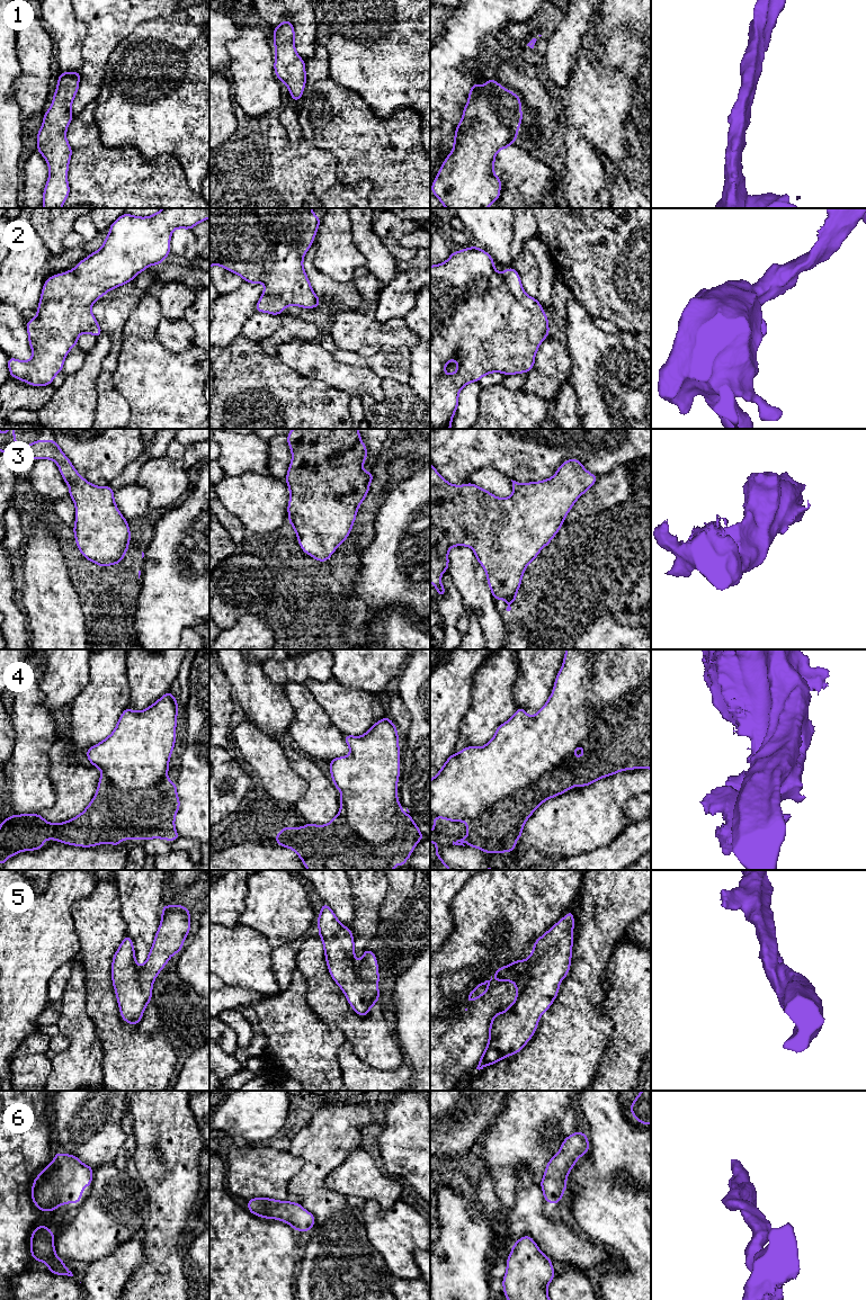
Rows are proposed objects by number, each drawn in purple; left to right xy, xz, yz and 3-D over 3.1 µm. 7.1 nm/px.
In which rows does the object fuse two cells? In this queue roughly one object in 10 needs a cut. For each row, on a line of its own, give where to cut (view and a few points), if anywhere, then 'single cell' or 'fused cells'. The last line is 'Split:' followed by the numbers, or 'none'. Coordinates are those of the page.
1: cut none; single cell
2: cut none; single cell
3: cut none; single cell
4: cut none; single cell
5: cut none; single cell
6: cut none; single cell
Split: none

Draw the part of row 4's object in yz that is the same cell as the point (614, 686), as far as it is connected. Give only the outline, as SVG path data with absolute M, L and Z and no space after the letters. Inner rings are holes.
M566 649L563 664L554 681L554 689L535 716L529 717L525 708L517 708L514 716L501 724L492 739L482 747L467 746L452 754L440 771L430 780L430 832L436 830L435 818L452 822L465 822L467 827L467 846L482 850L484 853L511 852L520 839L523 828L532 814L547 799L564 794L570 788L589 786L595 781L617 772L633 769L651 770L651 649ZM583 746L583 755L574 756L574 751Z

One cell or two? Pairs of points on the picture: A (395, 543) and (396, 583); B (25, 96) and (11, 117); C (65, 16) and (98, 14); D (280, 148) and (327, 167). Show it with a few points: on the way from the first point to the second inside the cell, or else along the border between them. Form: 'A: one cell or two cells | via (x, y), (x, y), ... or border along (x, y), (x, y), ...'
A: one cell | via (394, 553), (396, 573)
B: two cells | border along (15, 80), (12, 97), (23, 113)
C: two cells | border along (73, 11), (87, 25), (87, 35), (82, 41)
D: one cell | via (292, 159), (315, 160)

